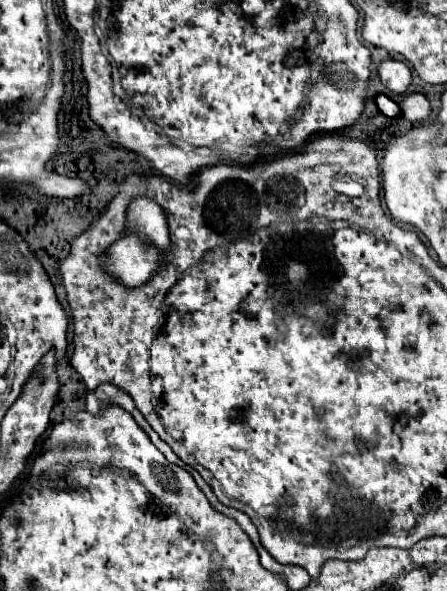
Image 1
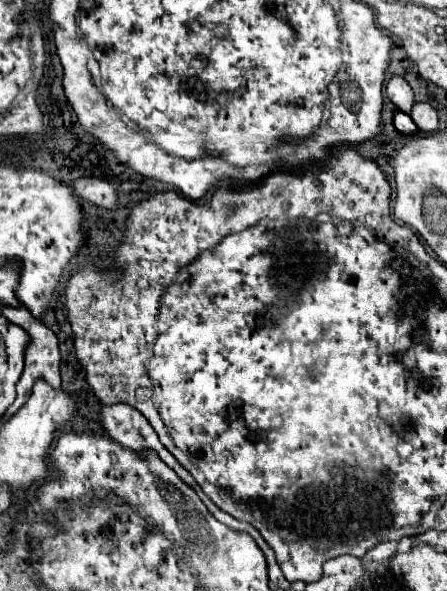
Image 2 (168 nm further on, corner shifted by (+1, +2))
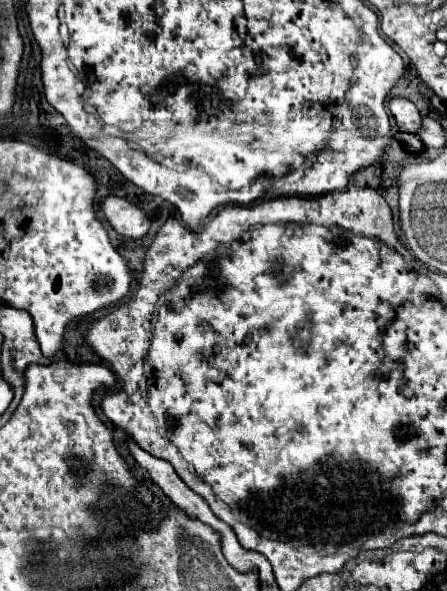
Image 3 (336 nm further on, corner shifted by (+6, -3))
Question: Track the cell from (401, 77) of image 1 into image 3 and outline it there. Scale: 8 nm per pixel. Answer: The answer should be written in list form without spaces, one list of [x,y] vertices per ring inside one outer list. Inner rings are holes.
[[[391,99],[389,101],[389,111],[395,117],[395,123],[399,127],[399,131],[405,133],[417,133],[421,127],[421,115],[417,111],[417,107],[407,101],[407,99]]]

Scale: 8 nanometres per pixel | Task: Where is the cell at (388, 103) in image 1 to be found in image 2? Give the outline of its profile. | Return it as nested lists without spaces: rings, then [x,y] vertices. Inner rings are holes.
[[[400,110],[394,112],[394,126],[396,126],[396,130],[402,132],[402,134],[416,134],[416,132],[418,132],[416,124],[412,122],[412,118],[410,118],[408,114],[400,112]],[[414,130],[416,130],[416,132],[414,132]]]

